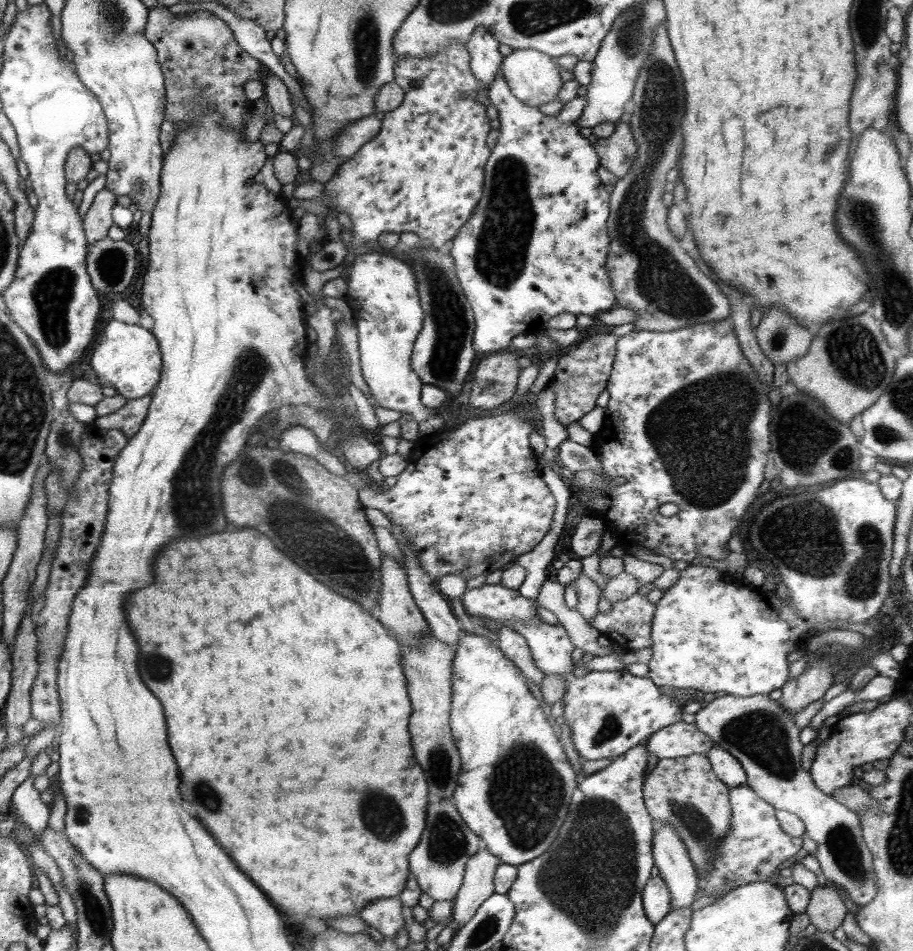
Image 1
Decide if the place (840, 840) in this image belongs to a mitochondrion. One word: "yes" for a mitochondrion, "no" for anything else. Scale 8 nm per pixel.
yes

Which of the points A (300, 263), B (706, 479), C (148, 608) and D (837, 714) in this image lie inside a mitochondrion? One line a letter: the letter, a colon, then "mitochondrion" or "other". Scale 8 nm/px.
A: other
B: mitochondrion
C: other
D: other

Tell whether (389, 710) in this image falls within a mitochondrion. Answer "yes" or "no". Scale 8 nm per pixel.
no

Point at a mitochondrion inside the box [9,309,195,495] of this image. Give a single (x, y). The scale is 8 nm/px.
(66, 434)

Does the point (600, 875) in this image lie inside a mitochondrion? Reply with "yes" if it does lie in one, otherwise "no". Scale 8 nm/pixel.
yes

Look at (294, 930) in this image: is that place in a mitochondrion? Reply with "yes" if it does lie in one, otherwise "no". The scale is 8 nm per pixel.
no

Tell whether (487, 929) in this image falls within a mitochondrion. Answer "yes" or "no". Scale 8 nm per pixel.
yes

